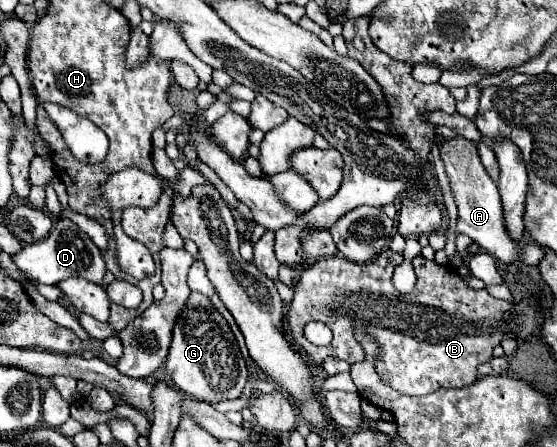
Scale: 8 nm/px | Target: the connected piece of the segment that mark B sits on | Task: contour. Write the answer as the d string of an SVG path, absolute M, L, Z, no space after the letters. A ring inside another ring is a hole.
M383 250L375 260L367 264L355 264L349 260L343 260L339 256L323 258L315 262L313 266L305 268L301 272L299 282L295 284L295 298L293 304L289 304L289 326L293 340L299 340L299 346L303 346L303 352L313 360L315 364L321 364L327 356L335 356L345 360L347 364L361 362L365 358L363 348L359 348L353 328L363 328L371 336L375 336L381 344L379 352L379 376L383 382L391 384L395 390L403 394L423 396L429 392L435 392L439 388L463 388L477 380L477 366L491 360L491 350L505 338L511 336L515 340L523 340L531 336L537 328L537 310L531 302L523 300L519 304L505 302L499 298L493 298L487 290L473 290L469 288L451 266L435 264L433 260L427 260L425 256L413 258L413 268L417 274L417 286L411 294L399 294L393 284L393 268L403 262L401 254L395 254L393 250ZM317 320L325 322L333 330L333 342L327 344L327 348L313 346L305 334L303 328L307 322Z

